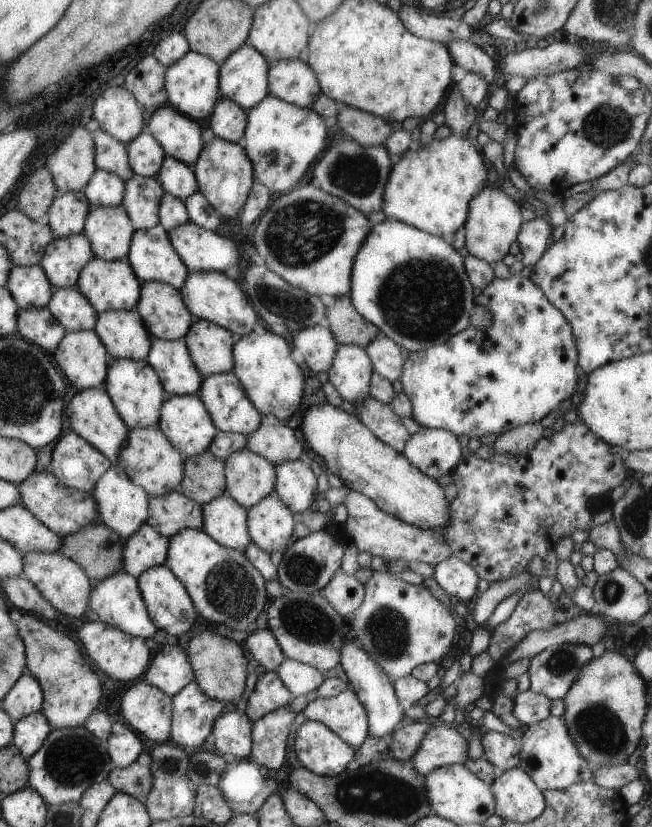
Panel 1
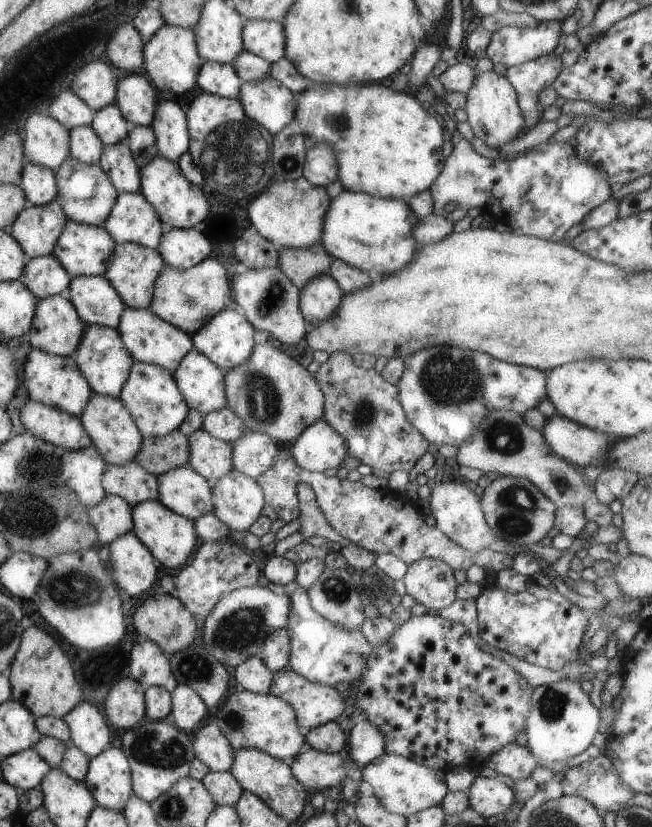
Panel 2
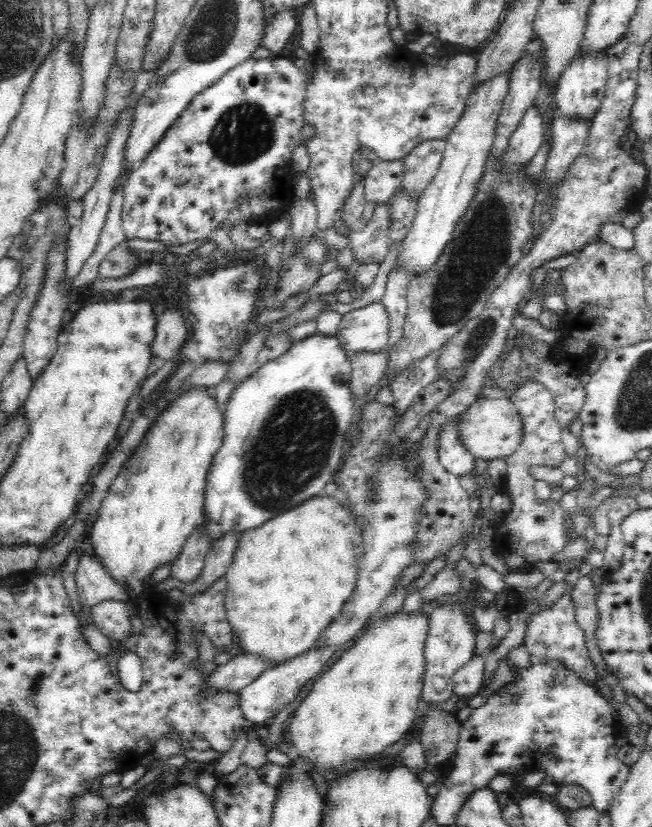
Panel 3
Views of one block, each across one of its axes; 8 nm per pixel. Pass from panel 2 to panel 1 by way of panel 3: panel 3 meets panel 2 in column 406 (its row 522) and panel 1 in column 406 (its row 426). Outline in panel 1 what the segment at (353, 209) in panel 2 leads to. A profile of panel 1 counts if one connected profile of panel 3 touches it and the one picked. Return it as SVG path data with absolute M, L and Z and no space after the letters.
M385 219L370 228L369 234L362 240L361 246L355 253L352 262L352 273L350 276L350 287L348 292L349 300L353 305L353 308L371 324L374 324L379 332L388 336L395 344L405 348L409 353L415 351L422 351L433 345L441 344L446 341L450 336L453 336L456 332L463 330L469 326L469 317L474 309L474 286L470 283L468 276L466 275L463 258L459 255L459 252L455 250L450 244L447 244L445 240L439 235L433 235L431 233L419 230L414 226L405 224L395 219Z

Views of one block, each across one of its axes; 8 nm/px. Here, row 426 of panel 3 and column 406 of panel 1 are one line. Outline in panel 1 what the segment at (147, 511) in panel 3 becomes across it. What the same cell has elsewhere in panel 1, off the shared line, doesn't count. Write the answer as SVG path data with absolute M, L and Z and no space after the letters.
M461 135L422 139L416 150L404 150L392 163L380 210L387 219L404 222L433 235L453 234L455 229L464 226L469 200L487 184L481 156L482 153Z

